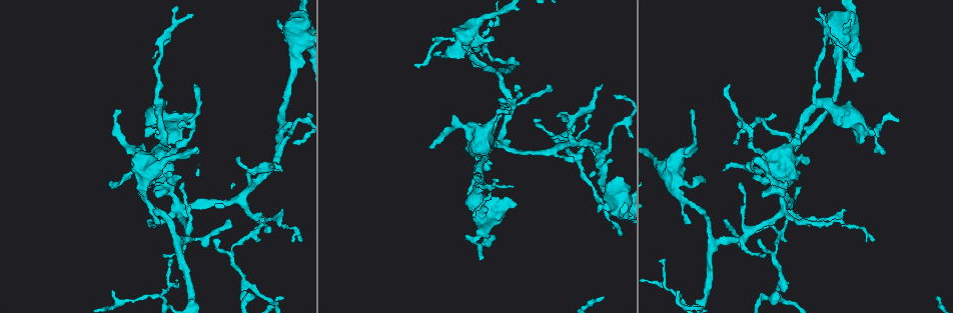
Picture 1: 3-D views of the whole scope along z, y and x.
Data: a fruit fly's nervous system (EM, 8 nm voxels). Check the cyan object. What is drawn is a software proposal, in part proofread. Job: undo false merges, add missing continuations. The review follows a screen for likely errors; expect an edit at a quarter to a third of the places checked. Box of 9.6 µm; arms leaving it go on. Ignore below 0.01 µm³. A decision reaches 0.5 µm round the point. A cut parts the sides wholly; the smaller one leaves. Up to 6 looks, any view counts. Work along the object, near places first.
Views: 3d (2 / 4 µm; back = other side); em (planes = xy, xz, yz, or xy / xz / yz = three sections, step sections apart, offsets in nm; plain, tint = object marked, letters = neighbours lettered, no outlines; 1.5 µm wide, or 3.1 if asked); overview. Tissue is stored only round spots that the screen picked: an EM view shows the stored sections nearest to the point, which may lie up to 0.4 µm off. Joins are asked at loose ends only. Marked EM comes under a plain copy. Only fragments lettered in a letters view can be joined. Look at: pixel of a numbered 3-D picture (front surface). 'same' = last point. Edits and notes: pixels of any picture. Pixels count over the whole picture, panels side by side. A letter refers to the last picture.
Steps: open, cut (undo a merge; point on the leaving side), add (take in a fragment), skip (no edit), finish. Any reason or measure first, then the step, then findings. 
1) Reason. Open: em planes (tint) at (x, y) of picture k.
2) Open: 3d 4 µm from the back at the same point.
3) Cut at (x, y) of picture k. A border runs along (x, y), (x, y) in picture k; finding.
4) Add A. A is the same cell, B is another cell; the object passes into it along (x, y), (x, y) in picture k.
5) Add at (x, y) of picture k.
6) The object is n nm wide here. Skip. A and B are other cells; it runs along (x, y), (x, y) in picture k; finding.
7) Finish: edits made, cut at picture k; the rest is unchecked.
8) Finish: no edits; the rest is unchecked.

Sharp bend. Open: 3d 4 µm at (564, 119) of picture 1.

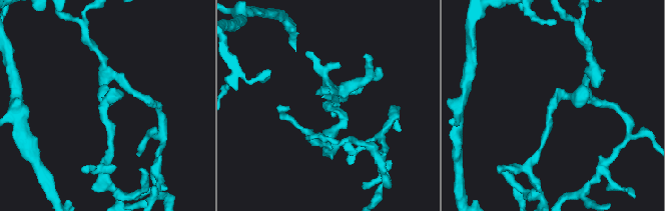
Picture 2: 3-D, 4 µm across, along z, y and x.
Open: em xz step 8 (letters) at (554, 105) of picture 2.

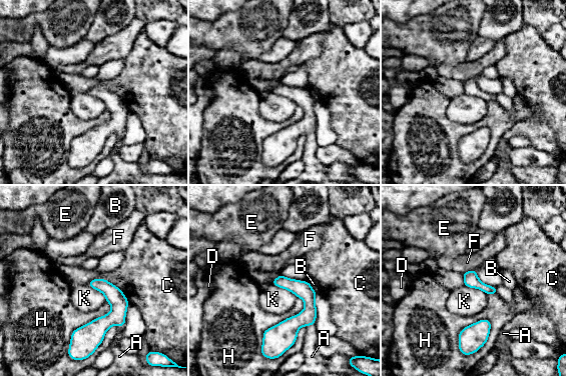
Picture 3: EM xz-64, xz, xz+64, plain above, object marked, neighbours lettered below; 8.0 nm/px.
Open: em planes (letters) at the same point.

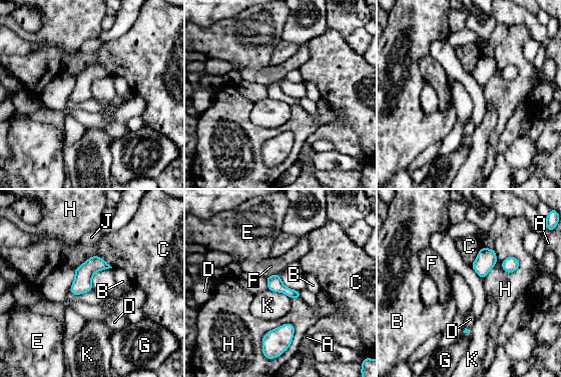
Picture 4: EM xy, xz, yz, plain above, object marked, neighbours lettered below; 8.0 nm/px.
Skip. A, B, C, D, E, F, G, H, J and K are other cells; a border runs along (267, 288), (285, 293), (291, 299) in picture 4; all the same neuron.

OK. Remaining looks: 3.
Branch point. Open: 3d 2 µm at (470, 50) of picture 1.

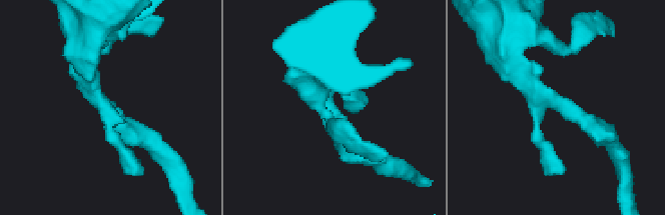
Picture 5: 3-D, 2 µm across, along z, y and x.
Open: em planes (tint) at (107, 109) of picture 5.

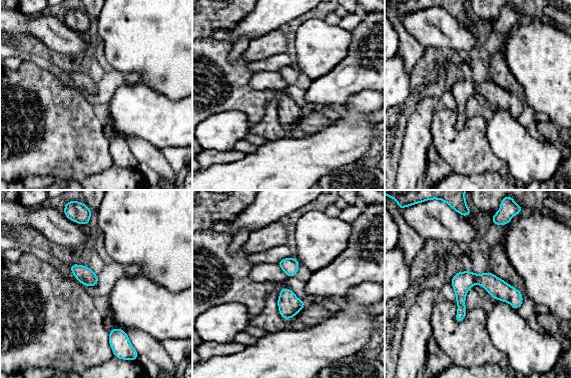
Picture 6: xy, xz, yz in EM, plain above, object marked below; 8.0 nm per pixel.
Open: em planes (letters) at the same point.

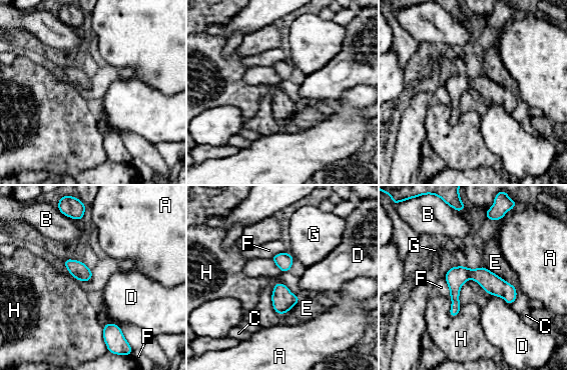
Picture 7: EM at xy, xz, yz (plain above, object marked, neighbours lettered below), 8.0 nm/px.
The object is 140 nm wide here. Skip. A, B, C, D, E, F, G and H are other cells; continuous, no second neuron.

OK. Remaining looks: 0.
Finish: no edits; the rest is unchecked.

